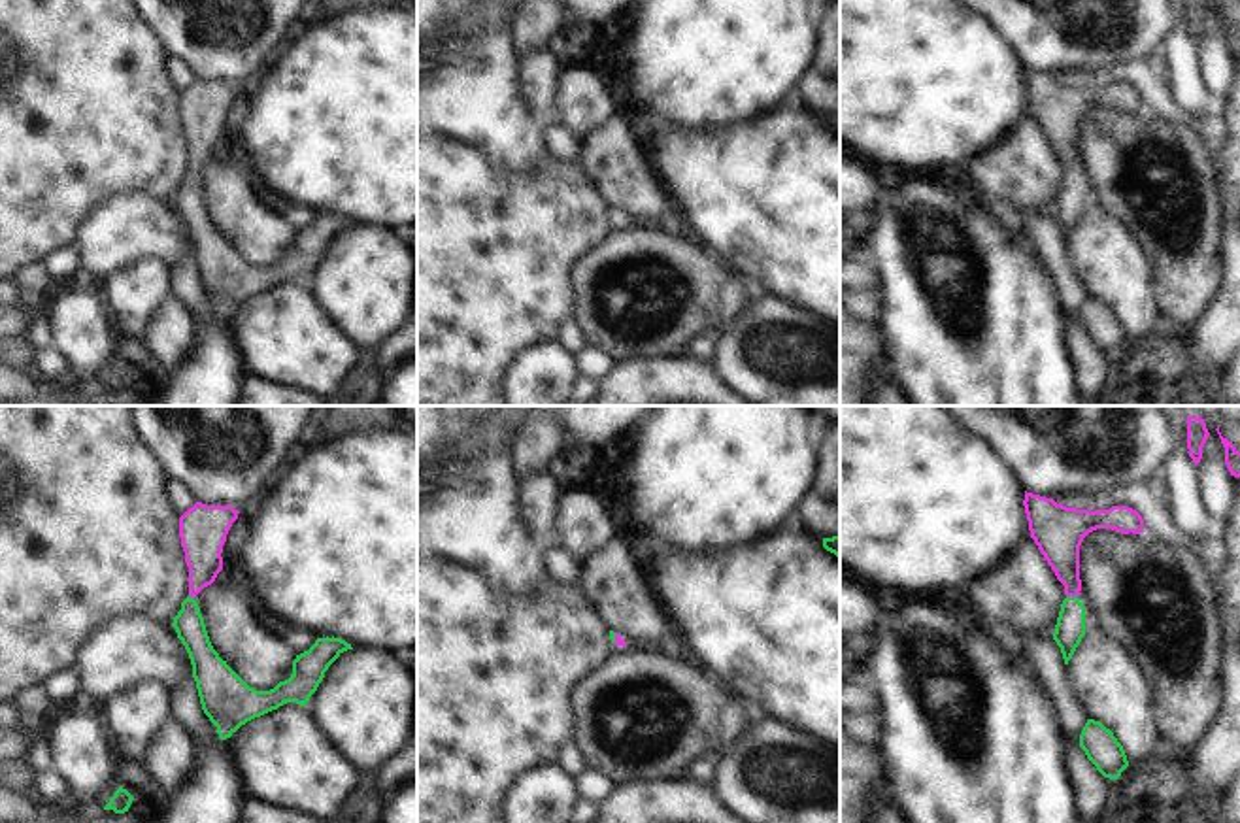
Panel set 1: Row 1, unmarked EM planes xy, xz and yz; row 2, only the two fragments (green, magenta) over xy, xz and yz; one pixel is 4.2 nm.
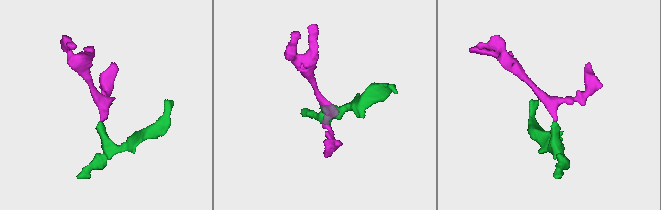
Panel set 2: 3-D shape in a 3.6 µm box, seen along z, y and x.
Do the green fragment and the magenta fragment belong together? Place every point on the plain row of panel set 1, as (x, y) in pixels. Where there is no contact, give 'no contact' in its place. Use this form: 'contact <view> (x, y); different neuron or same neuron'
contact yz (1072, 174); same neuron

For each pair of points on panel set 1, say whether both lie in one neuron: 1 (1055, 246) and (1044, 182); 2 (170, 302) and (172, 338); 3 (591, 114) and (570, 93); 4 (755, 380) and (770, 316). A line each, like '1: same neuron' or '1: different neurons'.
1: different neurons
2: same neuron
3: same neuron
4: same neuron

